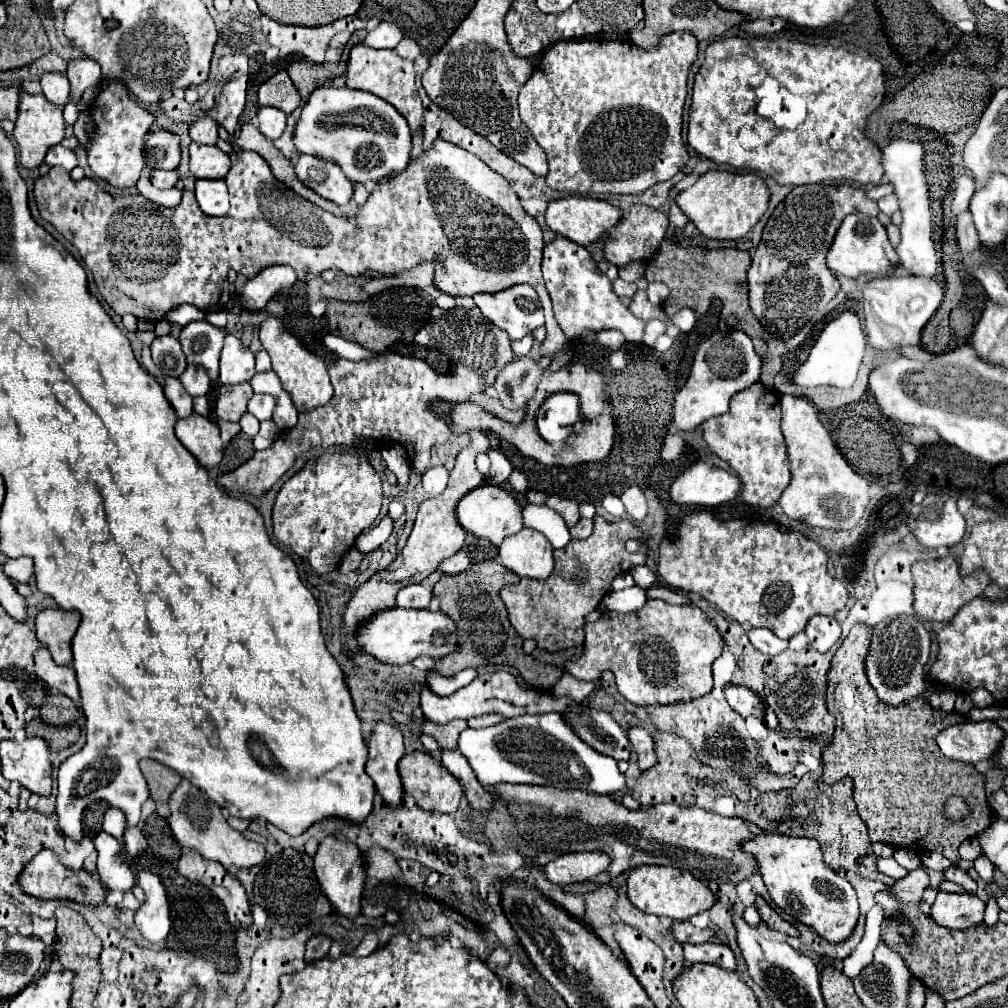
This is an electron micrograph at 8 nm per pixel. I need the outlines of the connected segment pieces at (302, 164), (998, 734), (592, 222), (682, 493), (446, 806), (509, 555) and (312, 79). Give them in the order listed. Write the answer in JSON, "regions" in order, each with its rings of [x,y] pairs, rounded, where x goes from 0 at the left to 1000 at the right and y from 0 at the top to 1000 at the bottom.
{"regions":[[[[299,153],[293,163],[293,173],[303,185],[336,204],[344,202],[350,194],[350,181],[330,161]]],[[[957,714],[938,722],[930,730],[930,740],[943,754],[969,758],[973,754],[981,754],[987,748],[995,730],[997,726],[987,716]]],[[[564,194],[564,196],[555,196],[545,200],[543,208],[541,208],[541,220],[543,224],[551,230],[557,232],[576,244],[584,244],[588,240],[592,240],[604,226],[612,224],[618,216],[618,208],[604,202],[602,198],[590,198],[590,196],[572,196],[572,194]]],[[[689,458],[668,478],[666,494],[678,502],[711,502],[731,496],[733,482],[729,470],[703,458]]],[[[412,744],[408,748],[402,748],[396,756],[396,770],[400,776],[400,782],[404,784],[406,790],[412,792],[414,800],[418,800],[420,804],[428,804],[428,806],[451,806],[457,798],[459,792],[459,782],[455,778],[455,774],[439,762],[438,756],[430,754],[424,746]]],[[[519,524],[517,528],[501,534],[495,542],[495,550],[499,554],[499,562],[517,573],[543,575],[551,562],[549,542],[529,524]]],[[[344,54],[332,63],[309,63],[309,62],[297,60],[297,62],[287,63],[285,71],[293,87],[297,89],[297,95],[305,99],[313,87],[320,85],[322,81],[330,79],[336,73],[342,73],[342,63],[344,63]]]]}

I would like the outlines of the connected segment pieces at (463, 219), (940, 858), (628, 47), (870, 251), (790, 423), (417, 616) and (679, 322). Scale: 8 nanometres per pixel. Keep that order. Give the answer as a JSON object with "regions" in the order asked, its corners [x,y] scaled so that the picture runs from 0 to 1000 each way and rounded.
{"regions":[[[[432,139],[430,145],[418,151],[416,157],[408,159],[400,171],[374,181],[364,200],[354,208],[352,214],[332,214],[295,194],[291,188],[271,177],[267,163],[255,151],[229,153],[229,161],[231,165],[223,175],[229,192],[229,206],[217,216],[199,210],[193,192],[188,188],[182,188],[178,204],[162,206],[148,200],[140,192],[110,194],[88,177],[74,181],[63,167],[51,167],[45,175],[39,175],[35,179],[33,192],[41,216],[51,220],[57,230],[78,248],[82,260],[92,270],[100,294],[116,313],[132,312],[144,319],[160,319],[168,308],[180,302],[191,302],[201,310],[222,308],[226,301],[224,284],[227,264],[245,276],[269,262],[287,262],[293,268],[307,272],[334,266],[346,274],[358,276],[362,272],[392,274],[426,260],[432,268],[430,284],[449,296],[489,292],[509,282],[527,282],[543,308],[543,335],[537,341],[537,357],[543,359],[539,369],[547,369],[547,359],[557,349],[563,335],[549,312],[545,312],[547,296],[537,274],[537,226],[533,218],[519,208],[505,181],[489,171],[471,153],[465,153],[447,141]]],[[[924,845],[916,849],[916,858],[928,864],[936,865],[942,860],[950,860],[950,857],[944,856],[935,847]]],[[[666,32],[656,38],[656,42],[648,50],[638,50],[632,44],[624,40],[563,40],[563,42],[553,42],[549,44],[527,77],[521,81],[521,85],[515,91],[515,111],[517,119],[523,123],[527,129],[529,137],[535,141],[535,145],[543,153],[545,161],[545,171],[541,175],[543,185],[549,188],[559,188],[559,190],[576,190],[576,192],[634,192],[642,188],[644,185],[664,179],[670,175],[684,159],[682,147],[676,137],[676,115],[678,115],[678,105],[682,97],[682,77],[686,71],[688,62],[693,56],[693,40],[686,32]]],[[[844,212],[844,214],[838,214],[834,226],[826,236],[826,242],[820,250],[820,264],[822,268],[842,276],[878,274],[884,268],[888,268],[888,264],[892,264],[892,256],[888,246],[882,242],[878,224],[870,216],[864,216],[858,212]]],[[[777,393],[775,427],[781,442],[781,458],[785,464],[785,478],[771,496],[773,504],[785,514],[809,524],[844,526],[854,516],[862,498],[862,480],[854,474],[828,444],[824,433],[816,425],[809,403],[791,393]]],[[[382,605],[374,611],[370,611],[366,617],[362,617],[356,627],[356,639],[362,647],[370,649],[378,657],[384,659],[404,659],[410,657],[416,651],[426,651],[430,655],[438,655],[439,651],[447,649],[453,643],[453,621],[451,617],[436,607],[428,605]]],[[[678,306],[678,308],[674,308],[672,312],[668,312],[668,313],[664,313],[662,315],[666,321],[670,321],[676,329],[684,329],[688,323],[689,323],[689,310],[686,308],[686,306]]]]}

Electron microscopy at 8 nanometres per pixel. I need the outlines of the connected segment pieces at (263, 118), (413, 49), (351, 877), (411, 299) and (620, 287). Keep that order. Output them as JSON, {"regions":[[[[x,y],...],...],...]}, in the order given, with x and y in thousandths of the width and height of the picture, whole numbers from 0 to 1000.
{"regions":[[[[259,107],[257,113],[255,113],[255,121],[257,121],[257,129],[269,137],[269,139],[275,139],[283,125],[285,125],[285,115],[275,111],[273,107]]],[[[400,38],[400,40],[394,44],[392,50],[394,50],[400,58],[404,58],[404,60],[412,60],[412,58],[416,56],[416,46],[414,46],[414,42],[408,40],[408,38]]],[[[324,829],[318,833],[316,843],[313,847],[313,867],[318,877],[320,887],[328,893],[328,897],[334,901],[336,907],[344,911],[352,911],[358,905],[358,885],[362,879],[362,855],[358,843],[348,835],[338,835],[332,829]]],[[[388,286],[376,290],[362,300],[338,300],[326,298],[322,313],[326,315],[326,327],[346,339],[354,339],[364,347],[382,347],[392,339],[408,339],[412,329],[424,319],[428,308],[428,292],[418,286]]],[[[612,276],[612,278],[608,280],[608,290],[610,290],[612,294],[628,294],[630,288],[632,288],[630,282],[622,282],[622,280],[618,280],[616,276]]]]}

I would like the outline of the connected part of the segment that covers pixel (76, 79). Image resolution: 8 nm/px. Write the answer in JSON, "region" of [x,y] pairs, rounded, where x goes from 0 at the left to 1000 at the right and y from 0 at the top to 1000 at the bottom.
{"region":[[[74,58],[68,60],[64,73],[70,81],[70,97],[72,101],[78,101],[82,89],[100,79],[100,65],[88,58]]]}

